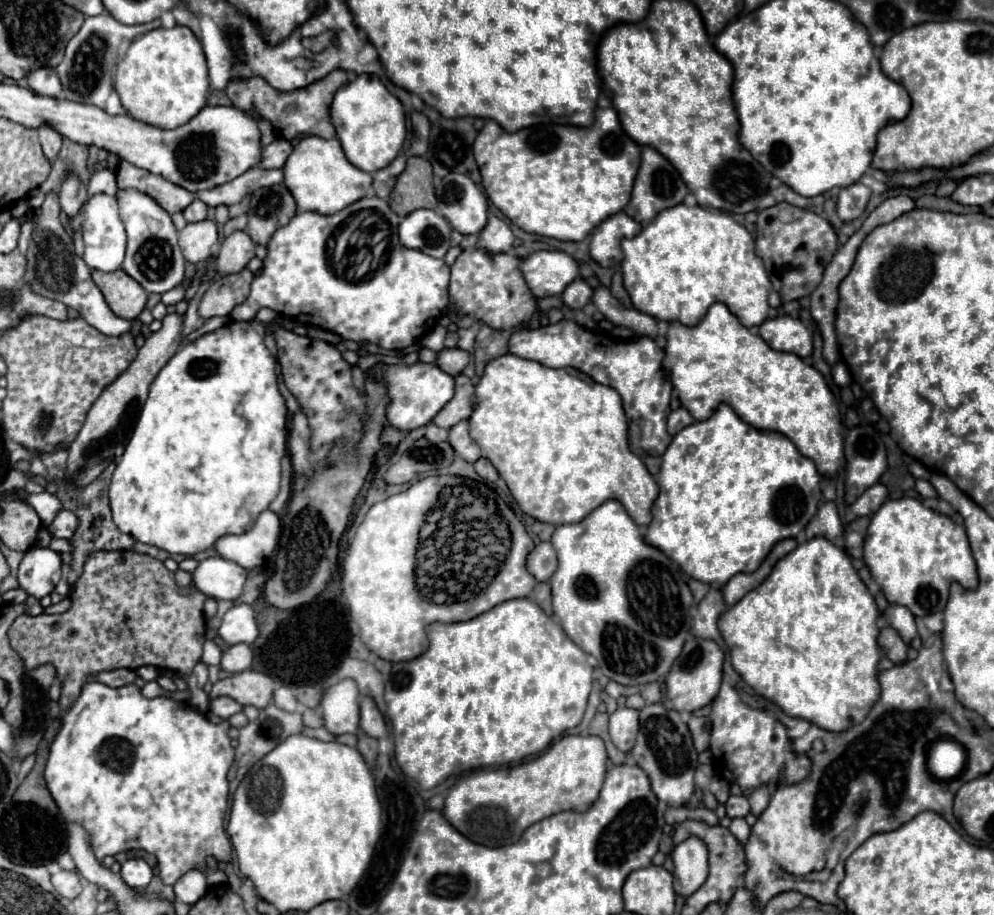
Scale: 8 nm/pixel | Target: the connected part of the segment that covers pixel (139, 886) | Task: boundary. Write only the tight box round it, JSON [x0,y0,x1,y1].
[120,858,152,890]

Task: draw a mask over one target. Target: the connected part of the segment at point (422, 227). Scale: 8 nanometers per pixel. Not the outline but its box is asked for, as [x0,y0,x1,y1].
[398,210,450,258]

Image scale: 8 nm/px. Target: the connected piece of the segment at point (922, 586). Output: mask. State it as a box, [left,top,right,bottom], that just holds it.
[864,498,978,616]

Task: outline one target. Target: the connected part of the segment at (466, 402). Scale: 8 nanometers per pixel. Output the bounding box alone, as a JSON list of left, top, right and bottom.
[432,374,476,428]

